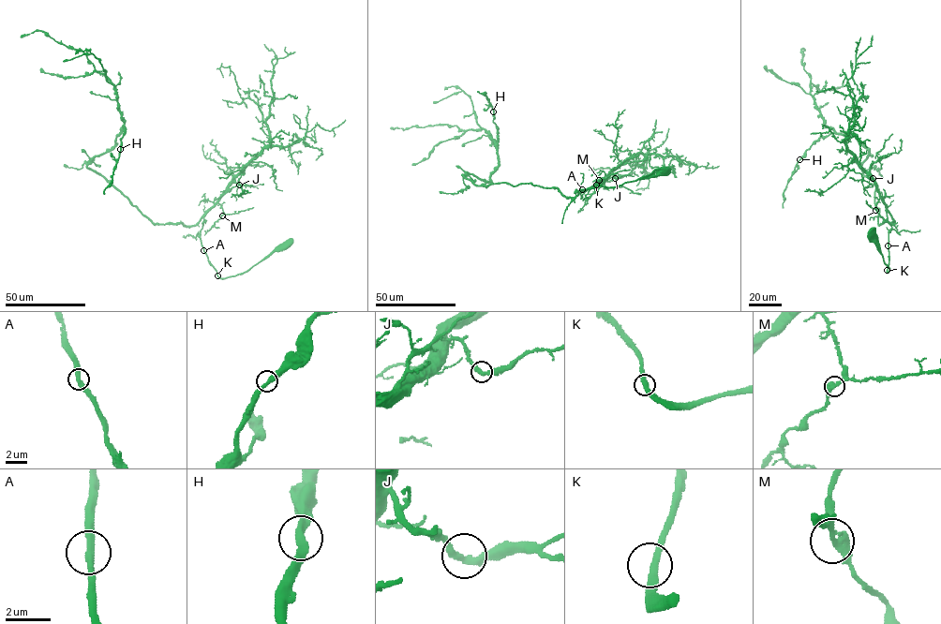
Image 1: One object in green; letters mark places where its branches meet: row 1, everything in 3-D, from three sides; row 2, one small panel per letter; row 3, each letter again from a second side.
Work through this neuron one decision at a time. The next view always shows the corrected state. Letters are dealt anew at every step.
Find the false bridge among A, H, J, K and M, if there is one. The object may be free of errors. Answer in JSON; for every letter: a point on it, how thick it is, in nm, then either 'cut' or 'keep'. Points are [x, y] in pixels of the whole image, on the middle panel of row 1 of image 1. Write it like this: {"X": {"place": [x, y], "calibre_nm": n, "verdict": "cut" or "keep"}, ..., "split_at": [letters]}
{"A": {"place": [582, 189], "calibre_nm": 340, "verdict": "keep"}, "H": {"place": [493, 111], "calibre_nm": 360, "verdict": "keep"}, "J": {"place": [615, 178], "calibre_nm": 340, "verdict": "keep"}, "K": {"place": [596, 185], "calibre_nm": 340, "verdict": "keep"}, "M": {"place": [599, 180], "calibre_nm": 360, "verdict": "keep"}, "split_at": []}

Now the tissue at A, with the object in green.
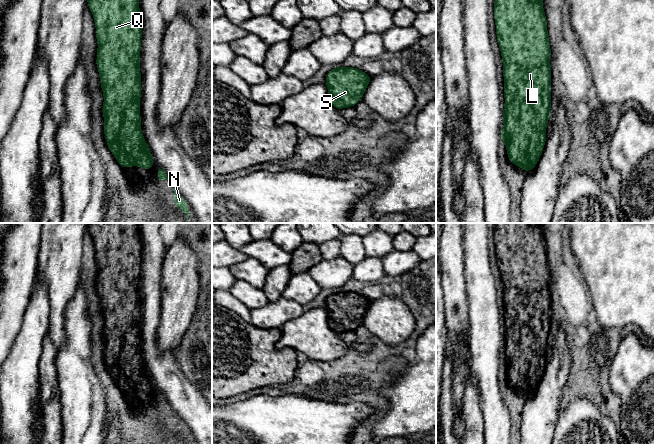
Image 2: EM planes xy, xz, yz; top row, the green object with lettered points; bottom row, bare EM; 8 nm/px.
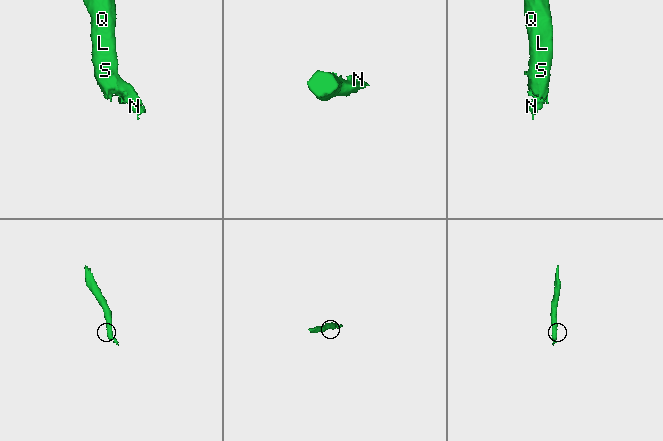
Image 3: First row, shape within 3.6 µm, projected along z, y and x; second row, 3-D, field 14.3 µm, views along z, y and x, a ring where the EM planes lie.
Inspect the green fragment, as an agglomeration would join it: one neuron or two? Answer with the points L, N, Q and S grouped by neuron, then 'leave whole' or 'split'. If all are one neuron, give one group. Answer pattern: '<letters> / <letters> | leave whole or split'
L N Q S | leave whole

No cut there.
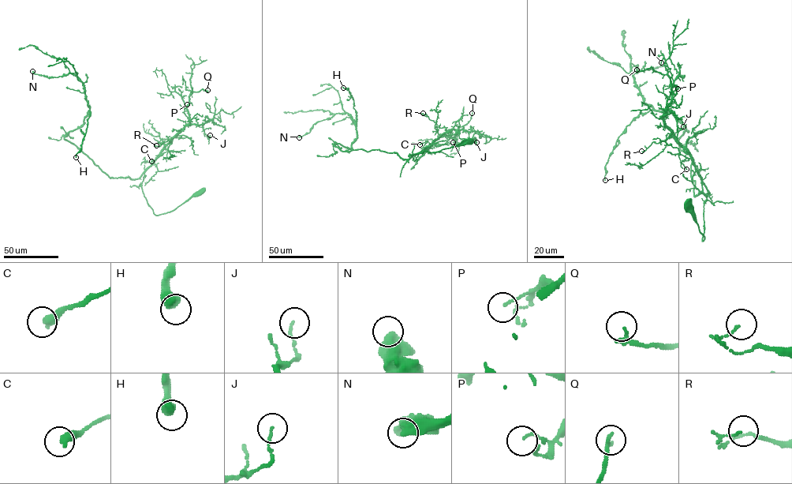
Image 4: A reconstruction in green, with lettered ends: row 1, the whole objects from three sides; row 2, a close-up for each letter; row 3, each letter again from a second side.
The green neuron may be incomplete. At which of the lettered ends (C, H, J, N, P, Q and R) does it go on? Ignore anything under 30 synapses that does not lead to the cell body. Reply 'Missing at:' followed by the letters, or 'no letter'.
Missing at: no letter

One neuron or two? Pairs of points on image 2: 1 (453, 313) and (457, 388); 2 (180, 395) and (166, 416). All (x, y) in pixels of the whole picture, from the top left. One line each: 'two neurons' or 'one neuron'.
1: two neurons
2: two neurons

